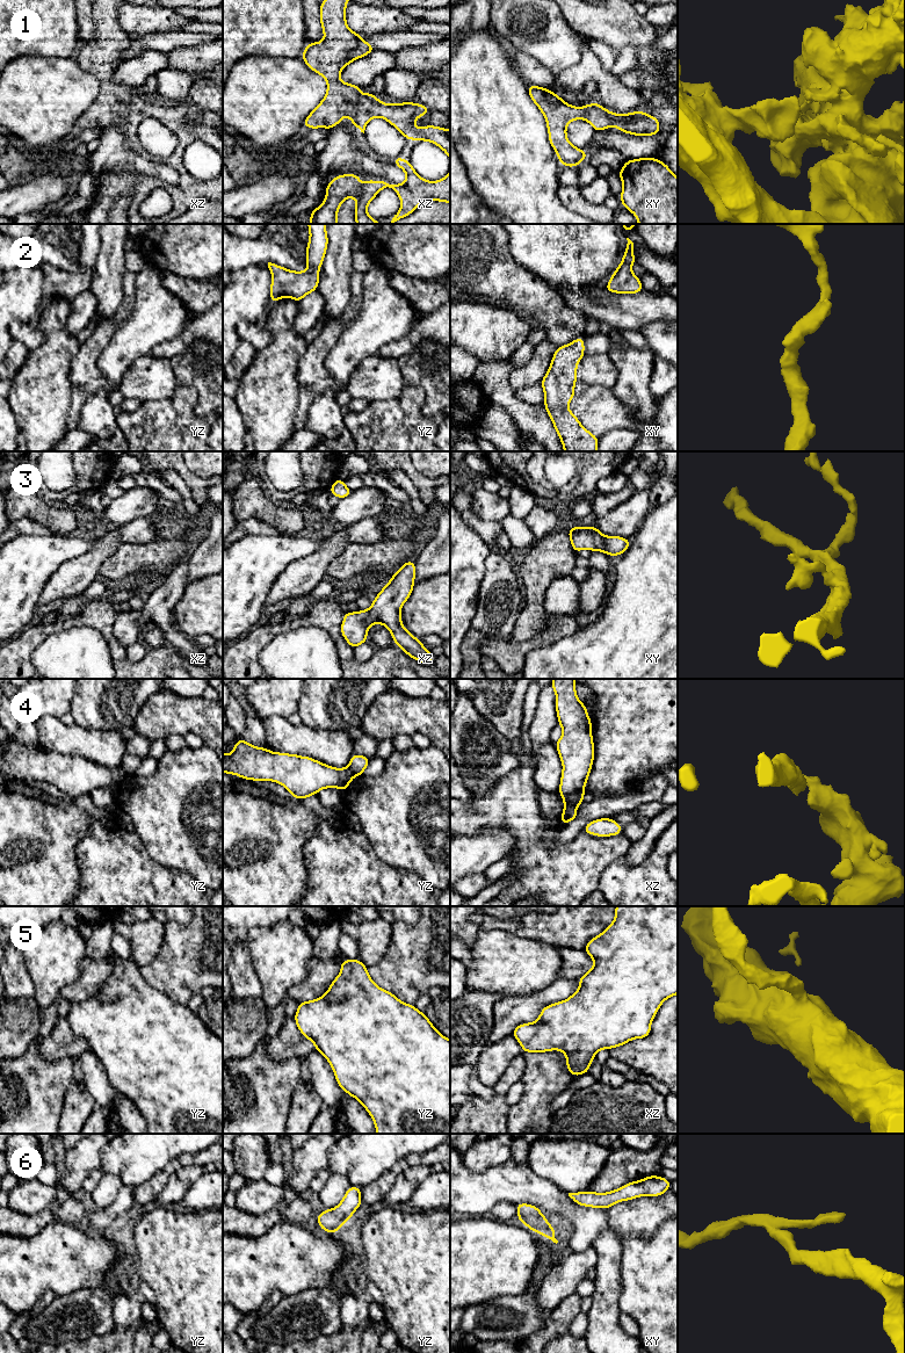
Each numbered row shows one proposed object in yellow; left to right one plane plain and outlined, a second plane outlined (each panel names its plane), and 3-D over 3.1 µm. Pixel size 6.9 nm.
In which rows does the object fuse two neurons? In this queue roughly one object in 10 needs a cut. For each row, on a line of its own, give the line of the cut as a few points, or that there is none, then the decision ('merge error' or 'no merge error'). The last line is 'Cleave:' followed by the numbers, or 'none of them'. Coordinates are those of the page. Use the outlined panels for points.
1: no cut; no merge error
2: no cut; no merge error
3: no cut; no merge error
4: cut in xz along (565, 804), (576, 807); merge error
5: no cut; no merge error
6: no cut; no merge error
Cleave: 4

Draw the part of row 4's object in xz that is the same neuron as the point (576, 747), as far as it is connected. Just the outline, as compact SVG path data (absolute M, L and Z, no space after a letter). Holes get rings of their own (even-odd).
M552 679L551 687L556 693L556 712L558 724L563 729L563 735L555 743L559 758L563 762L563 772L558 793L563 797L563 803L570 806L582 804L585 793L582 789L587 784L591 768L594 760L594 743L592 737L591 717L587 714L586 704L581 703L575 693L575 679Z

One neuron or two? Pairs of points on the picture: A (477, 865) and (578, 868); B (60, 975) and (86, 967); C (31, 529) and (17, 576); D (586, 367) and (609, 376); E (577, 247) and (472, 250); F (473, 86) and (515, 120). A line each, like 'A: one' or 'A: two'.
A: two
B: two
C: two
D: one
E: two
F: one

